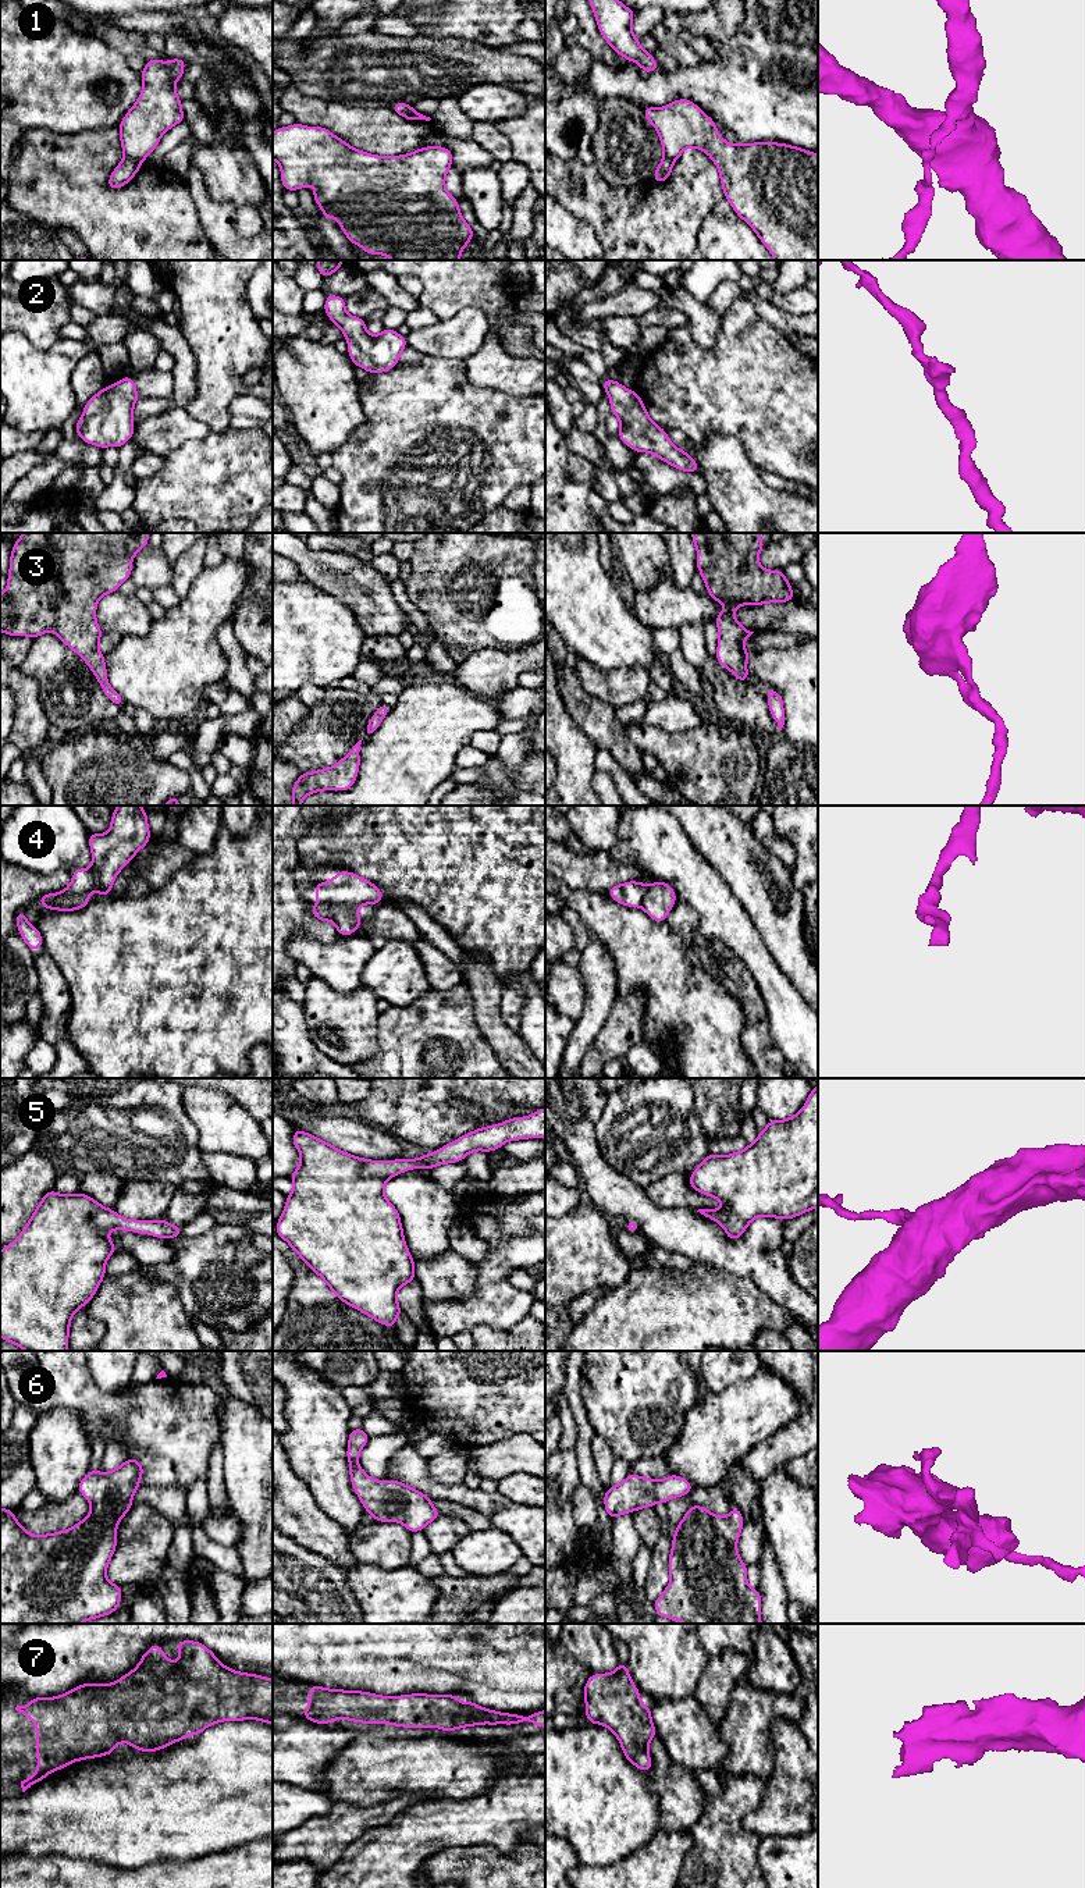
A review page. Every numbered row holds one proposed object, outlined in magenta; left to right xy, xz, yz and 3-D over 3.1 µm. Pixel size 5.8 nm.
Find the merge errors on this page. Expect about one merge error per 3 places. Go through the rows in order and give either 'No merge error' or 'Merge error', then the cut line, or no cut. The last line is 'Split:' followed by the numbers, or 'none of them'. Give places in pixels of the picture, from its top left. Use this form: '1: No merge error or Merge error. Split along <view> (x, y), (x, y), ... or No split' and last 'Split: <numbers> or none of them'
1: Merge error. Split along xy (124, 153), (141, 162)
2: No merge error. No split
3: No merge error. No split
4: Merge error. Split along xz (320, 902), (358, 906)
5: No merge error. No split
6: No merge error. No split
7: No merge error. No split
Split: 1, 4

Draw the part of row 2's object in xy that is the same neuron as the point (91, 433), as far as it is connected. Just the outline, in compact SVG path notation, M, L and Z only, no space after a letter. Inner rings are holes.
M132 376L104 387L85 405L75 424L78 437L99 448L121 448L134 437L134 405L139 399Z

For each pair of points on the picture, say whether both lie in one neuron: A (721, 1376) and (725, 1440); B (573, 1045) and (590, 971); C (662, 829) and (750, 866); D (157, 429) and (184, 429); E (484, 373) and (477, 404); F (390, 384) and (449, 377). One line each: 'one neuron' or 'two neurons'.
A: two neurons
B: one neuron
C: two neurons
D: one neuron
E: two neurons
F: one neuron

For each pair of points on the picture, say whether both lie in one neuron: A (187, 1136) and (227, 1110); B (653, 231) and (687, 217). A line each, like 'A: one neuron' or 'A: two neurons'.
A: two neurons
B: one neuron

